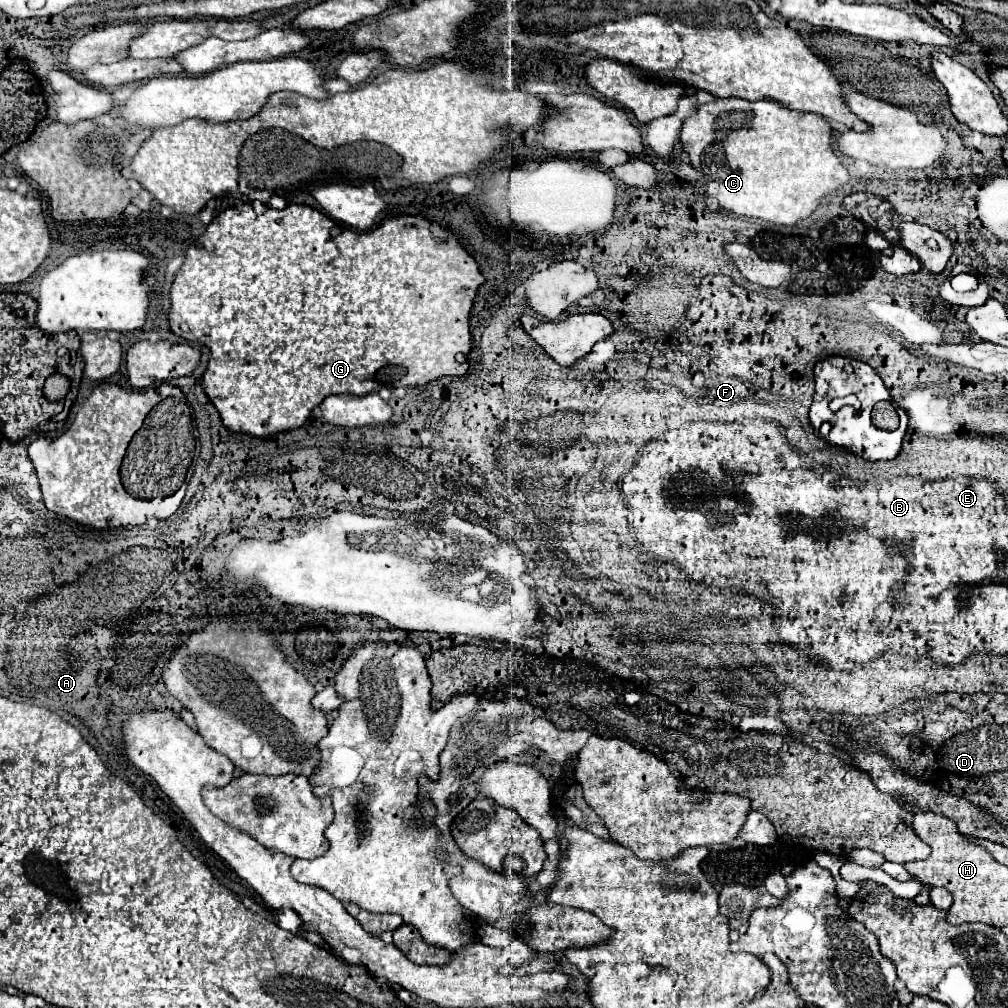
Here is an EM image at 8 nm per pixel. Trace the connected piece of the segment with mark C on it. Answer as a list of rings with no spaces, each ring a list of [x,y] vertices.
[[[714,99],[686,117],[680,131],[680,143],[696,171],[696,183],[708,183],[702,195],[718,203],[722,211],[738,217],[756,217],[768,223],[792,225],[812,215],[822,197],[840,189],[848,181],[848,171],[832,151],[832,129],[816,113],[798,113],[772,101]]]

